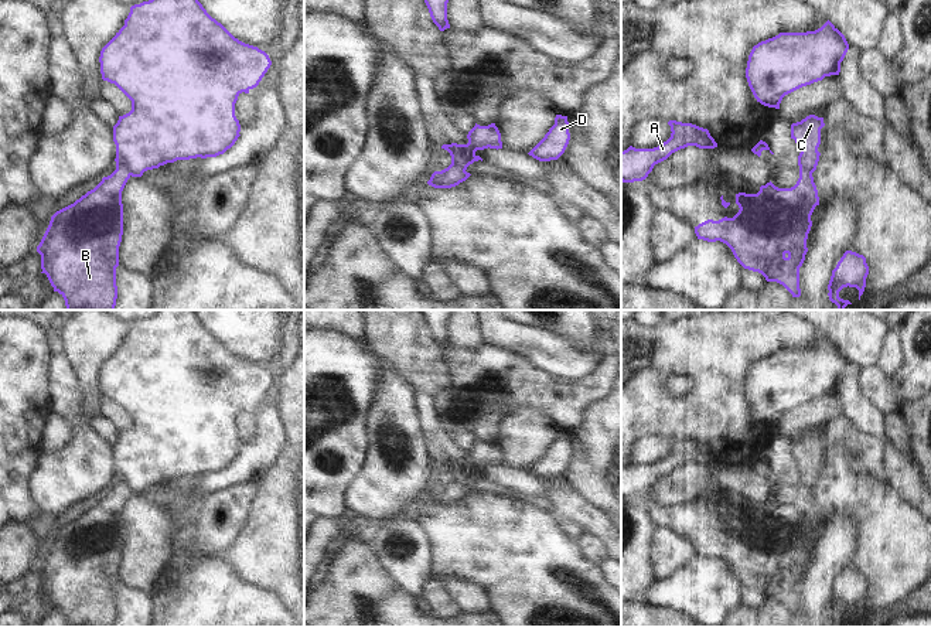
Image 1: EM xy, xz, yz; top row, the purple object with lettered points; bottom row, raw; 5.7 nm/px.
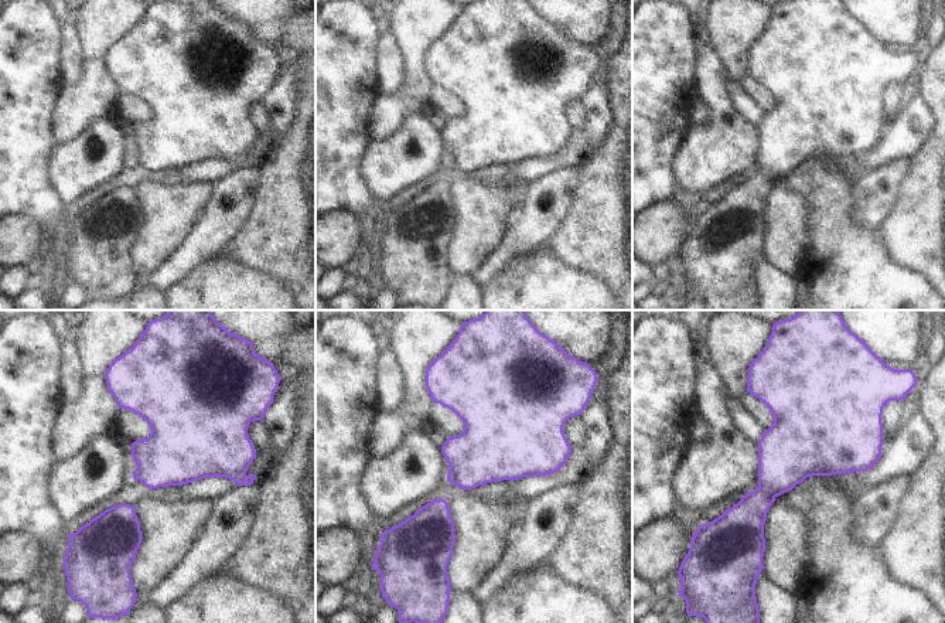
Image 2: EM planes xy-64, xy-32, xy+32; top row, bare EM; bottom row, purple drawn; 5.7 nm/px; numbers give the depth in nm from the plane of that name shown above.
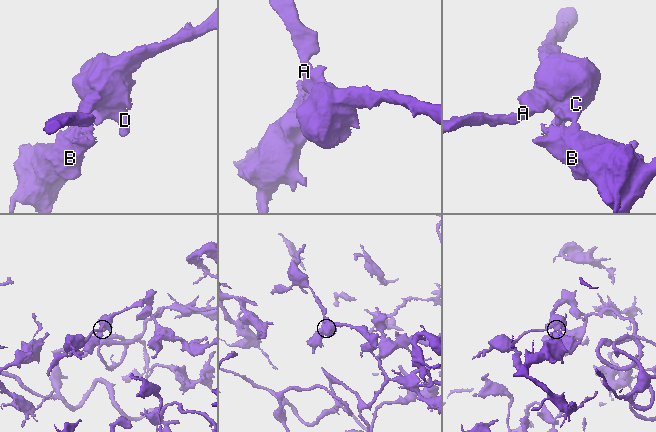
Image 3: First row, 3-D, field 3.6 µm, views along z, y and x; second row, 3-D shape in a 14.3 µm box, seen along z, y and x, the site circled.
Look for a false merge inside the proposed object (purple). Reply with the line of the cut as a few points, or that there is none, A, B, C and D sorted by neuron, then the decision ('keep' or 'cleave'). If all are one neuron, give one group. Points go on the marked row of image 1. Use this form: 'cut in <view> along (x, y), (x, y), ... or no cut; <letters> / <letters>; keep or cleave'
cut in xy along (116, 167), (130, 174); A C D / B; cleave

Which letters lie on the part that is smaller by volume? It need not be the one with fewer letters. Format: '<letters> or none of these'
B

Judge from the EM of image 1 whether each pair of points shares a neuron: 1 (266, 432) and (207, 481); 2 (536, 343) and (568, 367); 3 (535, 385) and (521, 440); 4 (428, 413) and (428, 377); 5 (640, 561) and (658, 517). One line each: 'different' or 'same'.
1: same
2: same
3: different
4: different
5: different

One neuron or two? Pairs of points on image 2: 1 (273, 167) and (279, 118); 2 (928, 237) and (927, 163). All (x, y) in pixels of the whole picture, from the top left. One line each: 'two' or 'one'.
1: two
2: one

